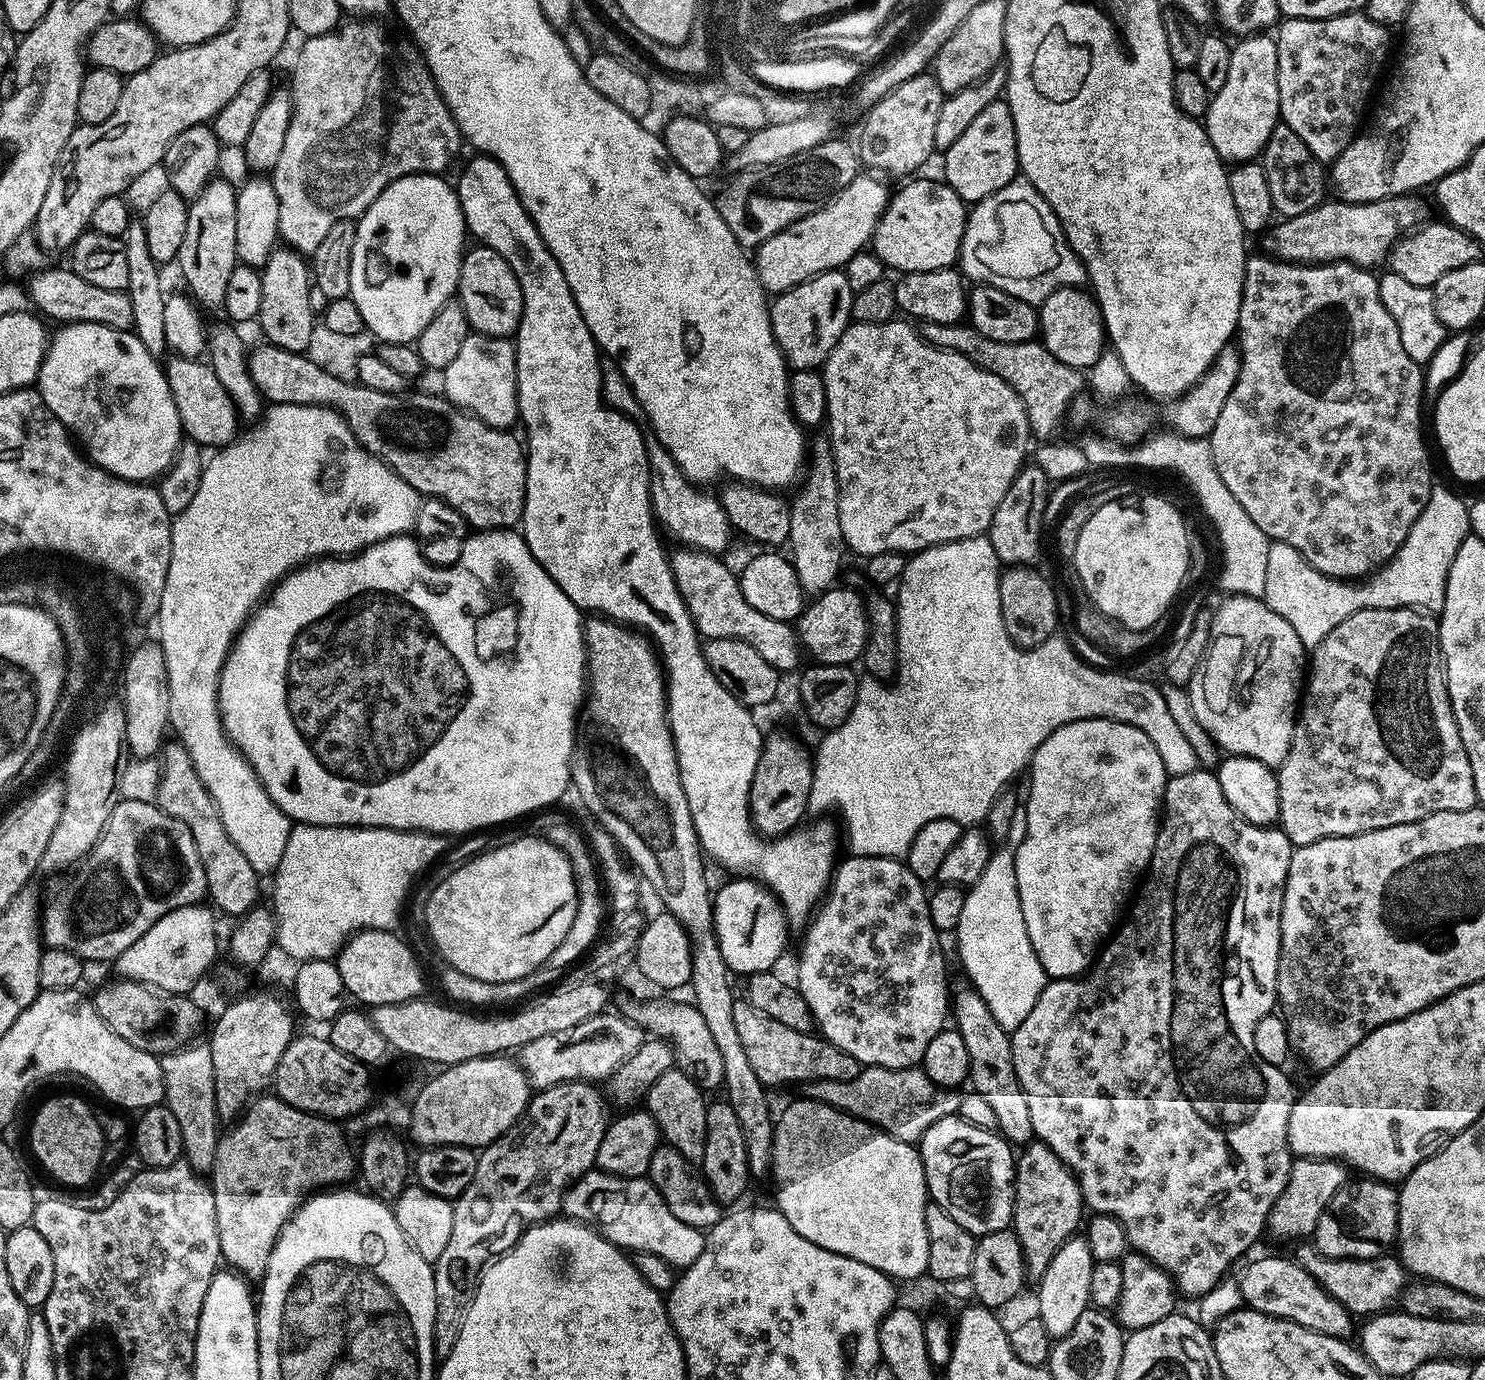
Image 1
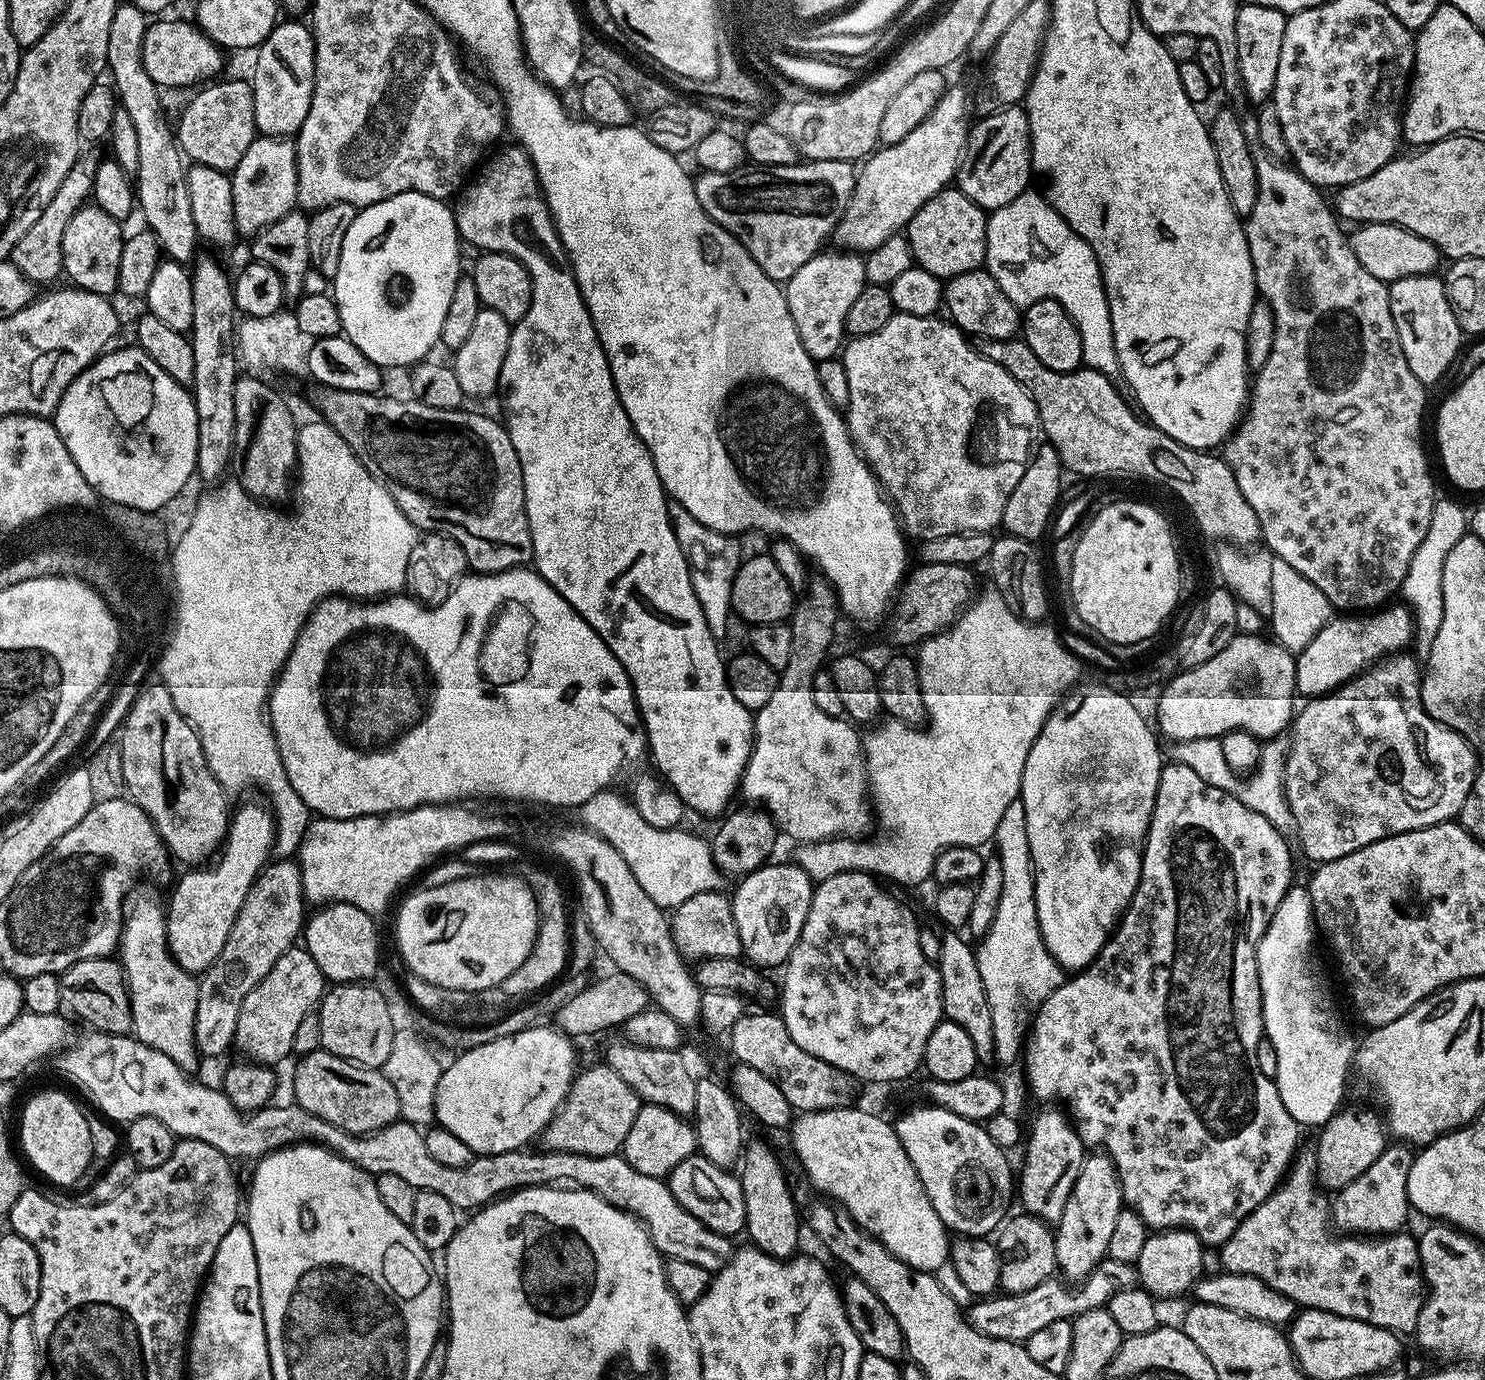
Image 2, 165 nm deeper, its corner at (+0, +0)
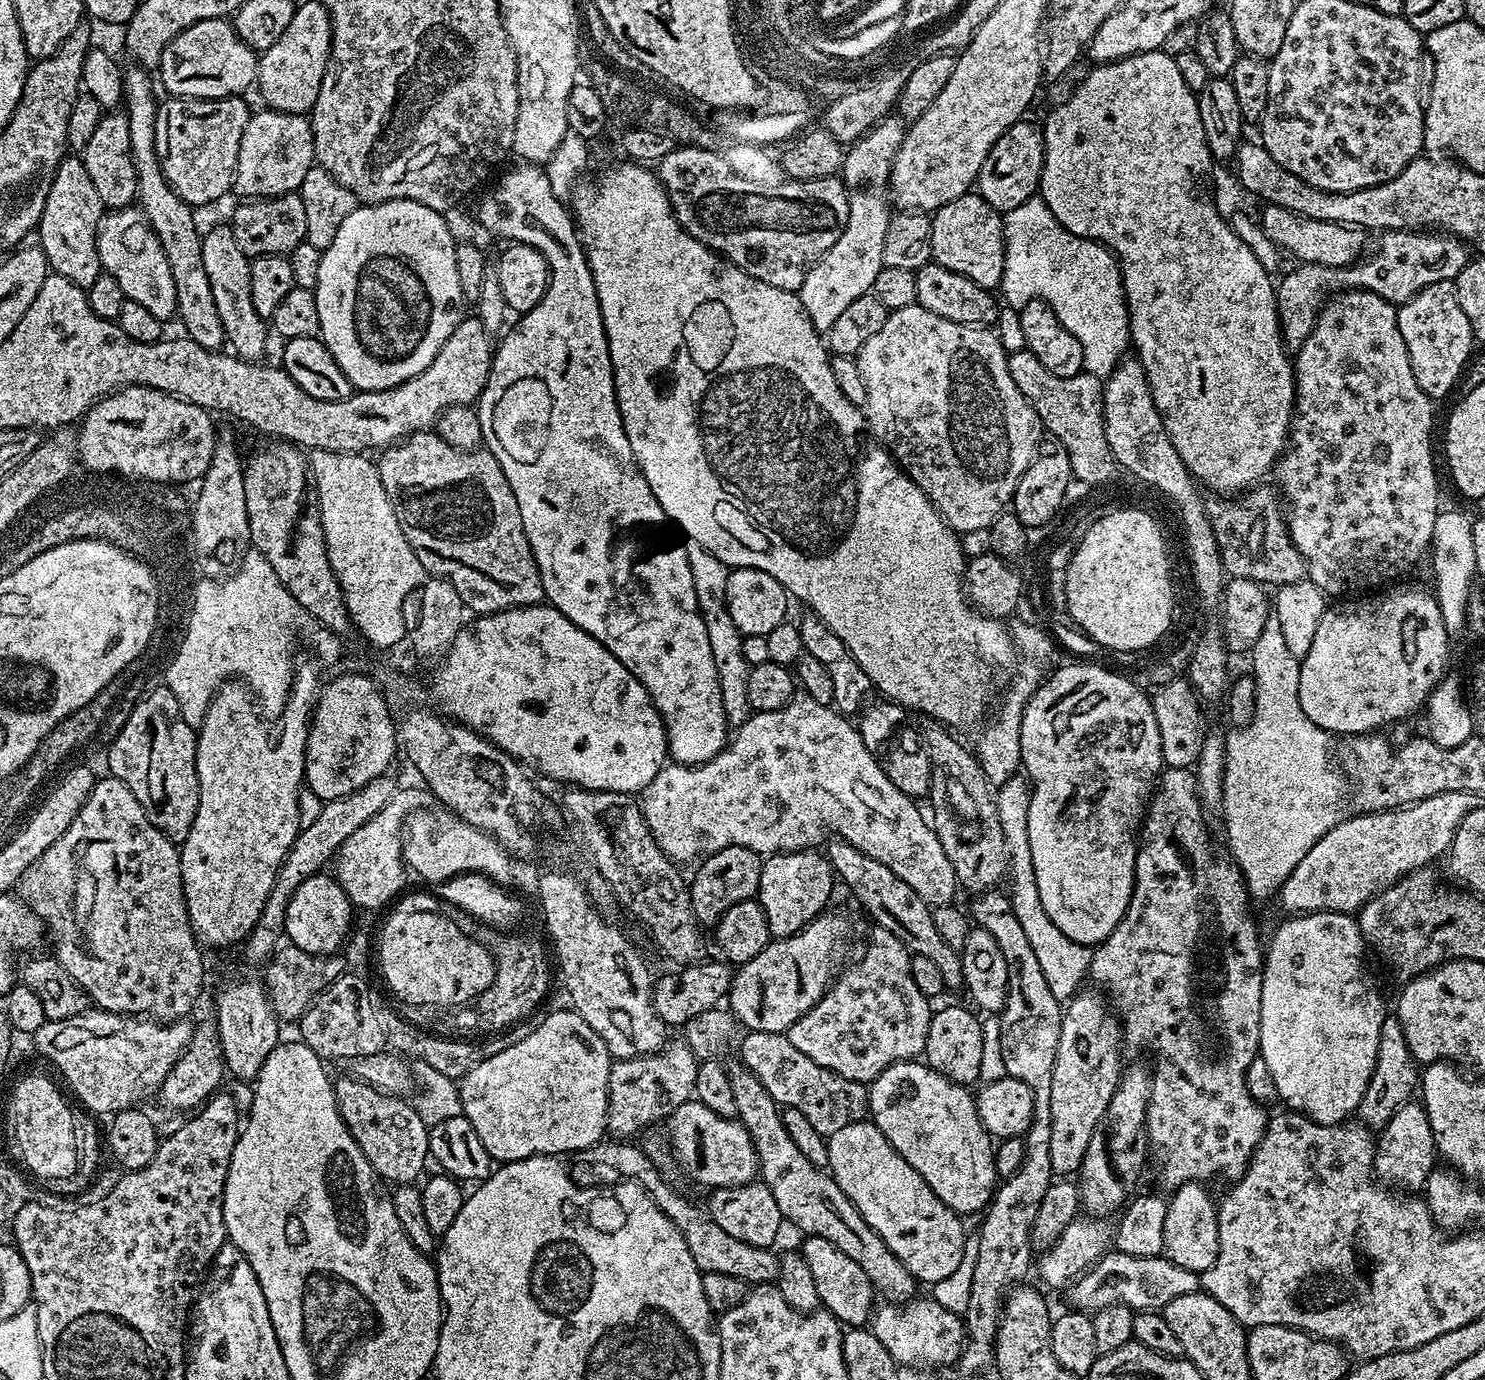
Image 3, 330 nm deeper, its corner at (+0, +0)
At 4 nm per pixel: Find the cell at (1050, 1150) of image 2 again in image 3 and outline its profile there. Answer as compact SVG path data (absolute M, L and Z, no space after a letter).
M1081 991L1067 1001L1062 1018L1062 1030L1058 1034L1054 1079L1050 1081L1050 1166L1053 1173L1060 1178L1068 1178L1079 1173L1086 1158L1086 1146L1090 1146L1090 1134L1094 1134L1098 1118L1106 1114L1106 1106L1110 1106L1110 1098L1120 1085L1122 1075L1122 1063L1120 1064L1122 1029L1114 1019L1107 999L1099 991L1091 991Z

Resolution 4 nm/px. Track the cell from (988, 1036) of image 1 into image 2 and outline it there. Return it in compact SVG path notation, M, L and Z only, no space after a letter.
M948 930L940 937L940 981L942 982L943 1019L954 1022L966 1030L970 1042L974 1042L977 1061L991 1061L994 1050L994 1018L990 1014L990 1002L986 998L986 986L982 986L982 974L978 970L975 947L963 935Z

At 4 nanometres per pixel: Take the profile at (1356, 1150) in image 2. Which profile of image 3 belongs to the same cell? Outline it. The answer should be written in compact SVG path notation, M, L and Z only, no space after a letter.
M1395 1014L1385 1015L1382 1030L1378 1034L1378 1058L1374 1066L1374 1074L1370 1074L1366 1094L1362 1094L1362 1102L1358 1109L1359 1123L1369 1130L1383 1130L1390 1122L1390 1118L1394 1118L1401 1104L1413 1099L1421 1075L1418 1062L1406 1042L1402 1022Z

